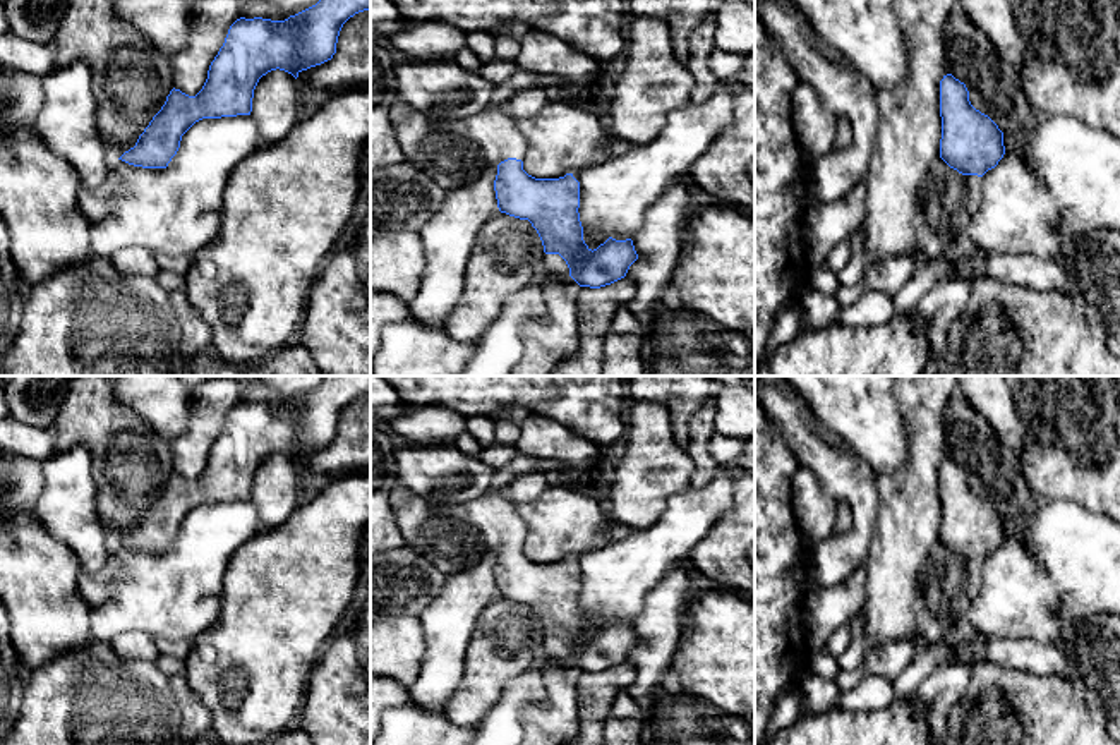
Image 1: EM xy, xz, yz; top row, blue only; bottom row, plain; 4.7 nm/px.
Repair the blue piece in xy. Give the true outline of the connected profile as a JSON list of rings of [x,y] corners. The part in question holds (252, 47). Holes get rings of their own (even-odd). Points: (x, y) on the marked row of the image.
[[[319,0],[316,5],[285,21],[262,17],[237,19],[223,46],[209,65],[208,79],[196,96],[172,89],[161,110],[139,136],[134,148],[118,160],[142,168],[166,168],[180,148],[182,136],[202,118],[250,115],[254,89],[262,76],[285,70],[295,79],[302,70],[333,58],[343,24],[358,12],[369,10],[370,0]]]

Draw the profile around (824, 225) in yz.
[[[858,180],[852,189],[830,203],[808,206],[803,216],[803,235],[808,264],[823,264],[832,249],[856,230],[864,228],[866,180]]]

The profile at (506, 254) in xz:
[[[494,215],[480,230],[465,268],[465,288],[443,330],[456,342],[479,342],[509,295],[542,268],[544,245],[528,220]]]

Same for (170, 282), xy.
[[[160,271],[156,275],[158,283],[161,285],[161,288],[168,294],[175,292],[175,290],[184,290],[185,288],[185,276],[180,276],[178,273],[172,273],[172,271]]]

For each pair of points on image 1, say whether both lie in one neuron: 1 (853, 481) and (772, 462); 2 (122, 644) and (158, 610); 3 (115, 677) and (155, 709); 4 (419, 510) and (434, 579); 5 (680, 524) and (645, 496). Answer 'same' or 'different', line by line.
1: different
2: different
3: same
4: different
5: different

